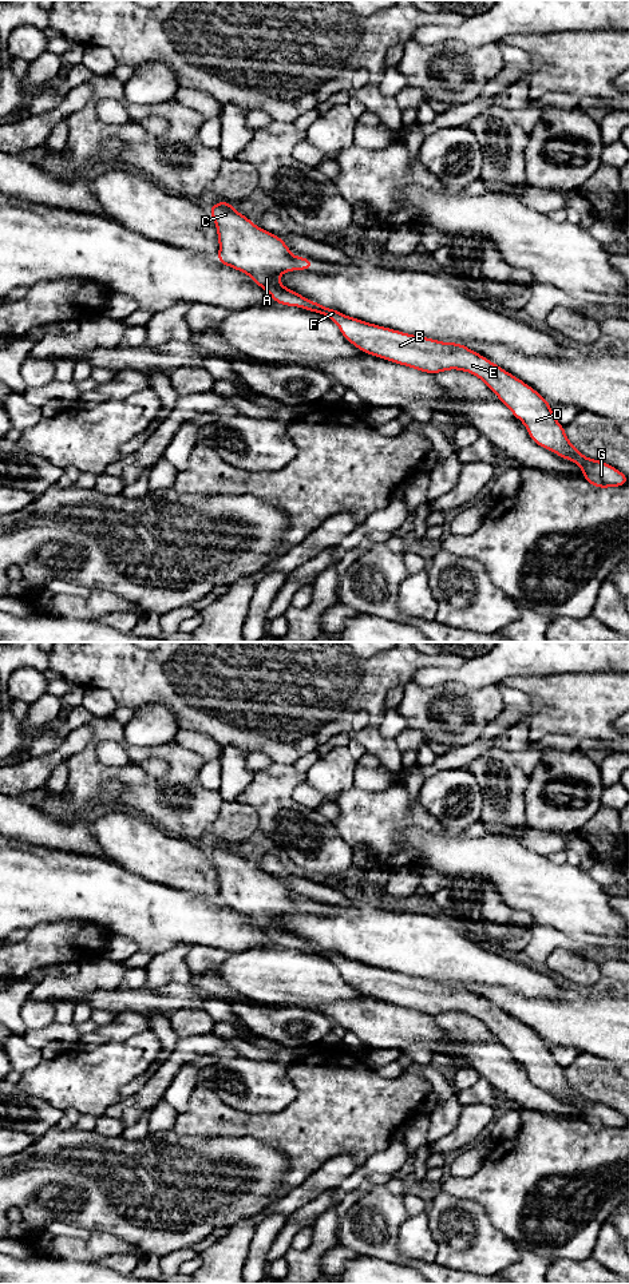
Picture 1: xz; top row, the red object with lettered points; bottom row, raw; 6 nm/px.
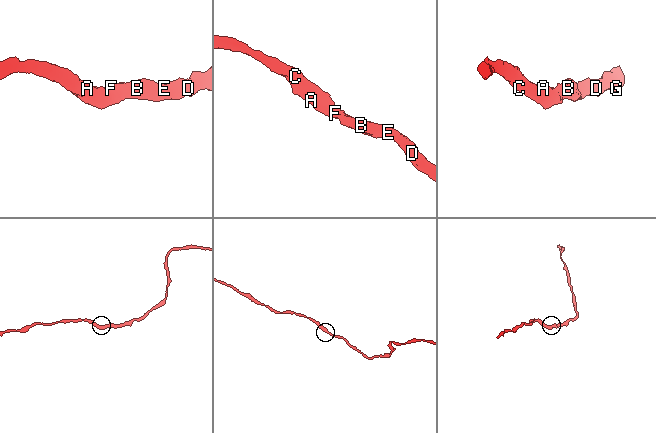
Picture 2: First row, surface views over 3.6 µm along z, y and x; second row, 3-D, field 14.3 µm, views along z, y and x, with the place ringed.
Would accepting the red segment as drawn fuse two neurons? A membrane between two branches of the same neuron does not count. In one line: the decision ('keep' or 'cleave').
keep

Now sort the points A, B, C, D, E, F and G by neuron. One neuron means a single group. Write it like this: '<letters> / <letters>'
A B C D E F G

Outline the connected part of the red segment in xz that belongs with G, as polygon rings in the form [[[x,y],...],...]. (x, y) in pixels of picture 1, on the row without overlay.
[[[217,844],[207,852],[218,876],[219,893],[215,901],[248,916],[276,946],[298,948],[333,962],[344,980],[363,995],[430,1016],[458,1011],[476,1018],[525,1066],[537,1087],[578,1106],[583,1114],[582,1121],[589,1126],[597,1130],[628,1126],[629,1118],[621,1113],[583,1098],[569,1083],[565,1069],[551,1054],[551,1046],[518,1019],[466,987],[364,964],[285,930],[278,923],[284,914],[310,912],[313,904],[308,899],[294,899],[284,881],[256,868],[229,844]]]

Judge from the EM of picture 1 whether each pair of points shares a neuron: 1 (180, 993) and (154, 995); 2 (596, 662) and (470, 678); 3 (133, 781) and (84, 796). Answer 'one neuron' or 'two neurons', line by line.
1: one neuron
2: one neuron
3: one neuron

